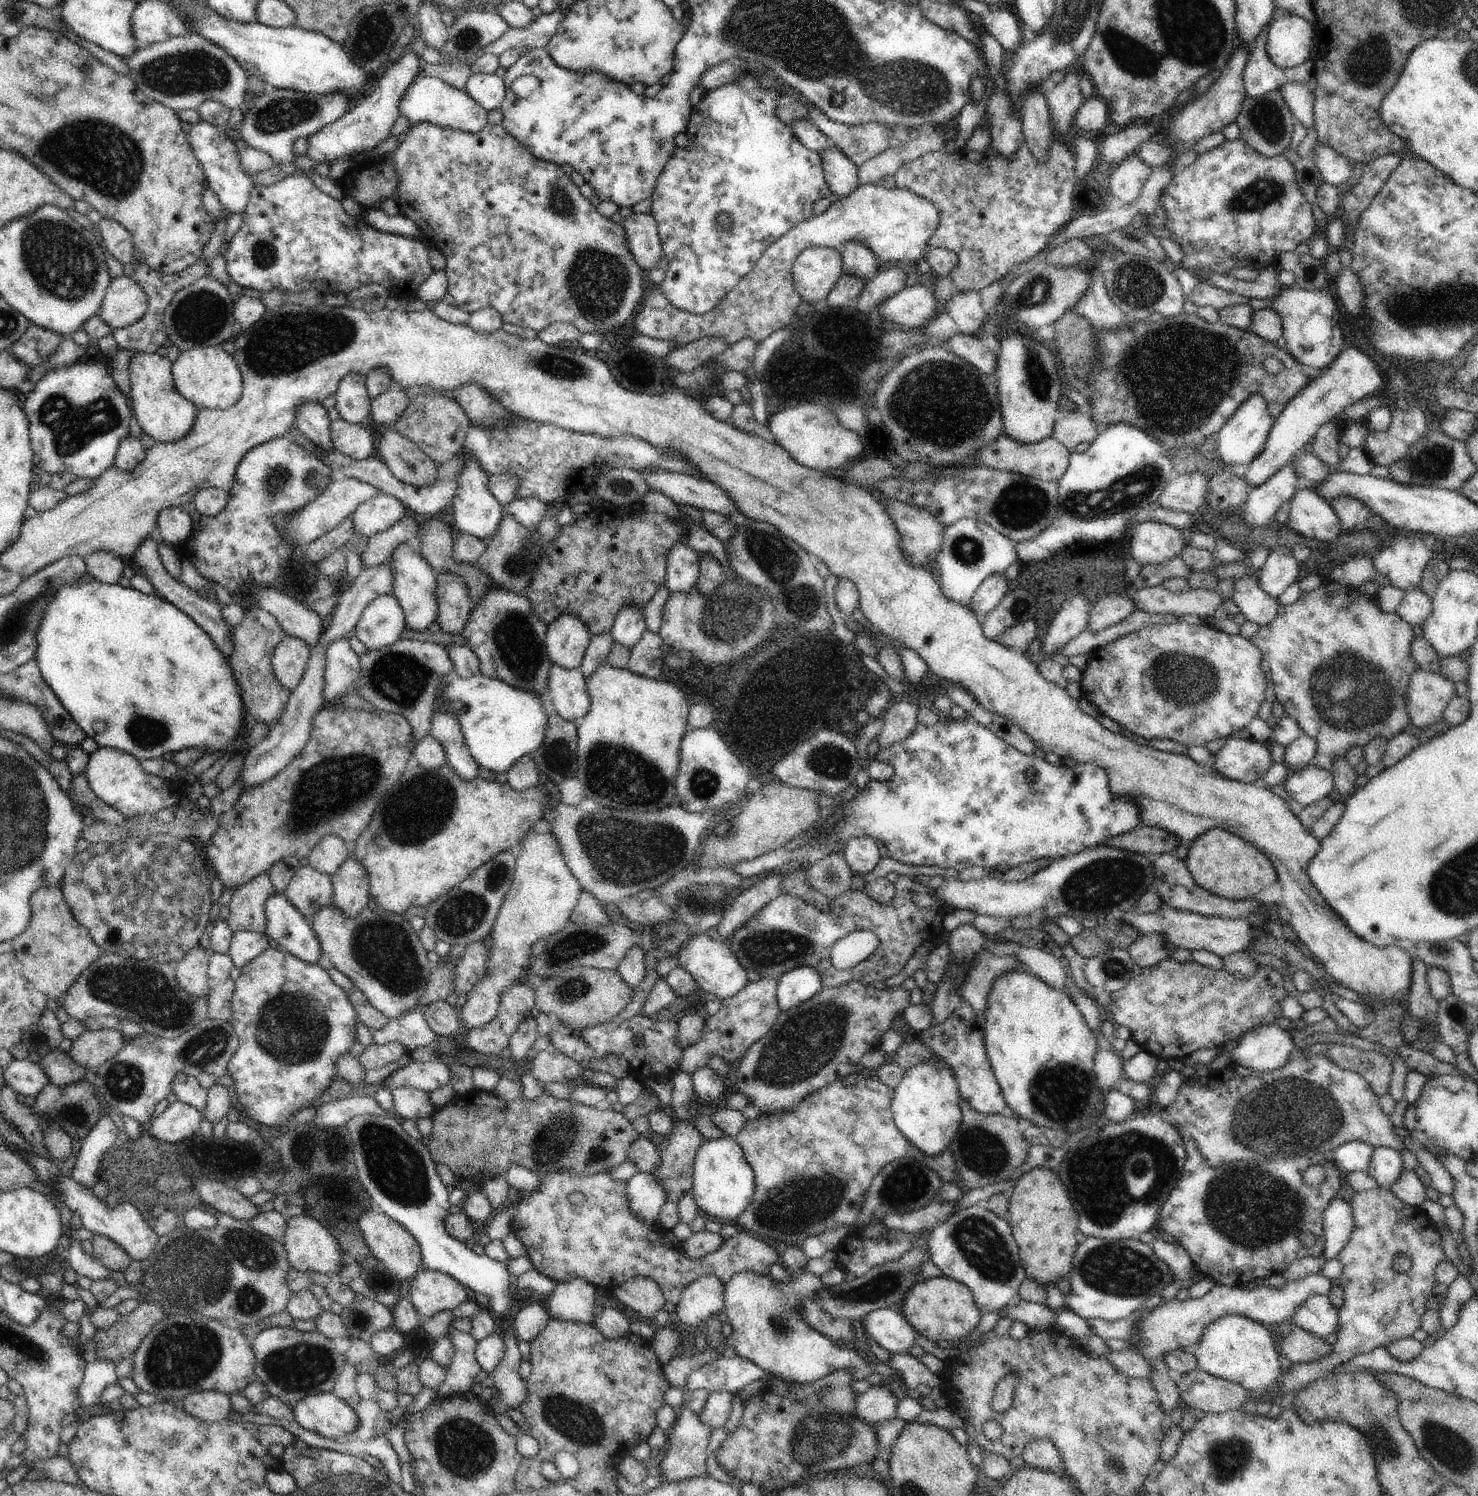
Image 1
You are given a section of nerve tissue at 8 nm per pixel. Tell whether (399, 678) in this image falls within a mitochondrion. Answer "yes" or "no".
yes

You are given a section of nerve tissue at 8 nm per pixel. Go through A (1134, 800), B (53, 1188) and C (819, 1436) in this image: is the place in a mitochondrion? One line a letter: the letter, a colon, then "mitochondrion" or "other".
A: other
B: other
C: mitochondrion

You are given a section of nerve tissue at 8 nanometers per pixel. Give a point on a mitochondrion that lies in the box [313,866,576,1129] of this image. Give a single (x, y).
(379, 947)

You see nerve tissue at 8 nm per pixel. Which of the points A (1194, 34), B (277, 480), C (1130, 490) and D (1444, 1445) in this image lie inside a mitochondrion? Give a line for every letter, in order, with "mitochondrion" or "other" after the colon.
A: mitochondrion
B: mitochondrion
C: mitochondrion
D: mitochondrion

